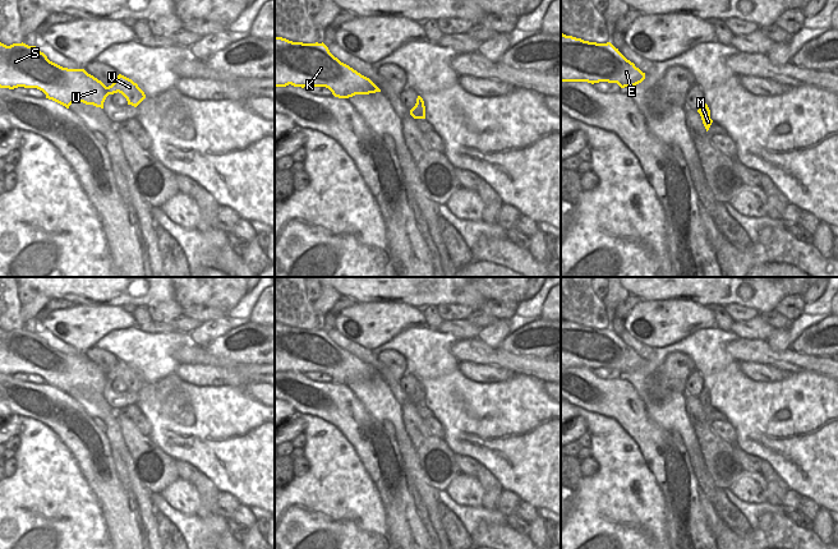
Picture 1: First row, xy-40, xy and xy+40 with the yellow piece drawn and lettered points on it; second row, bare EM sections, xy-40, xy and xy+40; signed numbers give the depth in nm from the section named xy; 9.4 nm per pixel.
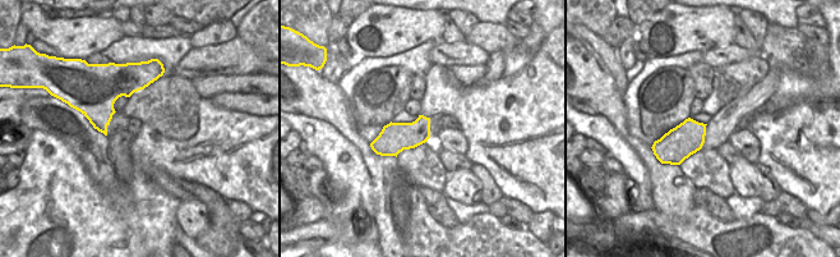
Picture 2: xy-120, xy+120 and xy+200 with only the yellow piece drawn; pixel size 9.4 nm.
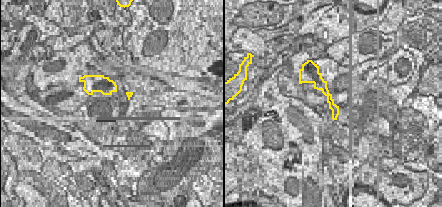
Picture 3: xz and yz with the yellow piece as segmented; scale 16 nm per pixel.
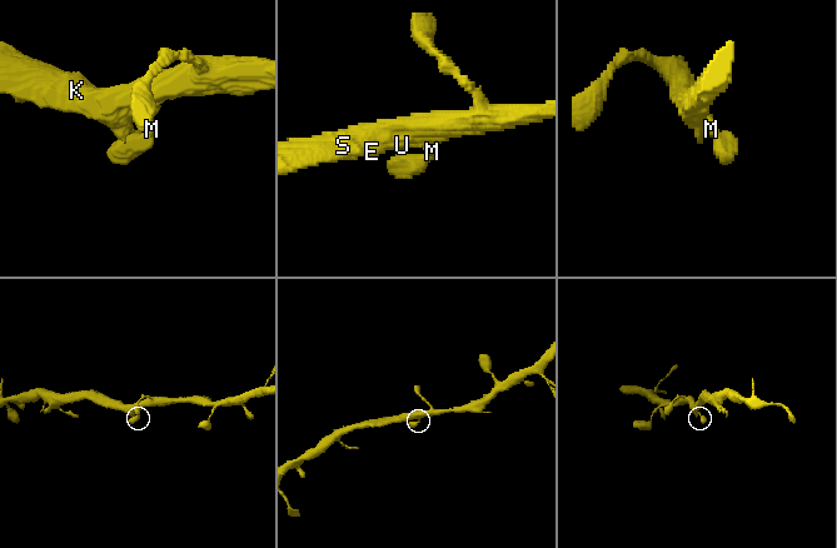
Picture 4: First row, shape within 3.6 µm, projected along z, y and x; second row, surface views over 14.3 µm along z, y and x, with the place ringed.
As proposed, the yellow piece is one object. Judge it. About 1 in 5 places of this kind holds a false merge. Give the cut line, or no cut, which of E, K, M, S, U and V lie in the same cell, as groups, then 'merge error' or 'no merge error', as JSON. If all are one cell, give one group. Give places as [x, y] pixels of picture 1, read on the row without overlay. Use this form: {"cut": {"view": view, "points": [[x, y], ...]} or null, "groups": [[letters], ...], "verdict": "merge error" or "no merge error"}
{"cut": null, "groups": [["E", "K", "M", "S", "U", "V"]], "verdict": "no merge error"}

